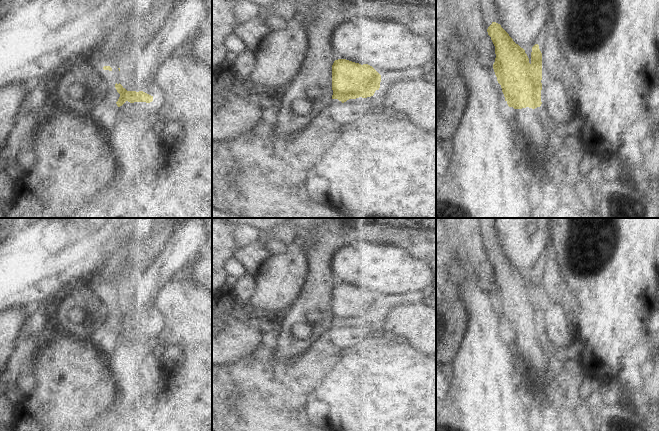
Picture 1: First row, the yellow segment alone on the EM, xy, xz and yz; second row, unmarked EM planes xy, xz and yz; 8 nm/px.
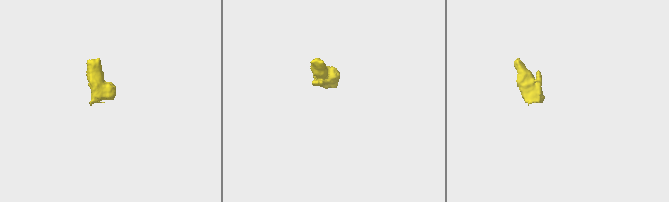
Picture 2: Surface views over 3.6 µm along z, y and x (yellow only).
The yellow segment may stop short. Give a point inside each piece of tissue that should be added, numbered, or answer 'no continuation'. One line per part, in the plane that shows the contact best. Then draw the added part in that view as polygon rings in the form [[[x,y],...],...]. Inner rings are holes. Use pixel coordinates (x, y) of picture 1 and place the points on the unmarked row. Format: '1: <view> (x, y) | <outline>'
1: yz (531, 349) | [[[507,325],[504,327],[507,330],[506,339],[515,349],[519,364],[526,366],[539,380],[545,382],[555,367],[553,355],[541,330],[514,333],[508,330]]]

